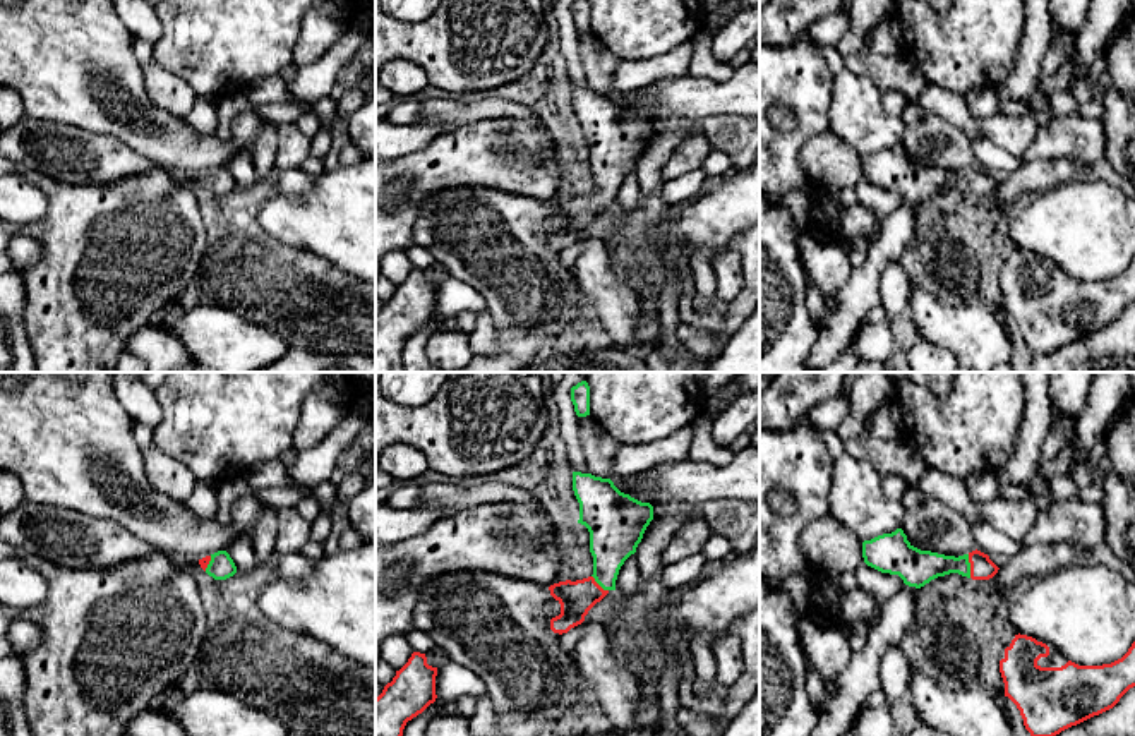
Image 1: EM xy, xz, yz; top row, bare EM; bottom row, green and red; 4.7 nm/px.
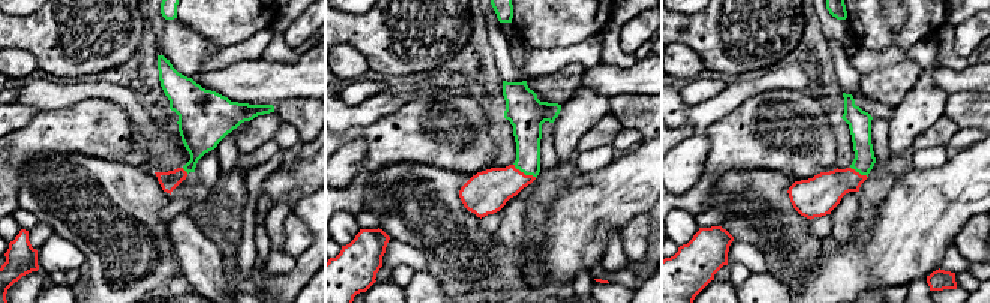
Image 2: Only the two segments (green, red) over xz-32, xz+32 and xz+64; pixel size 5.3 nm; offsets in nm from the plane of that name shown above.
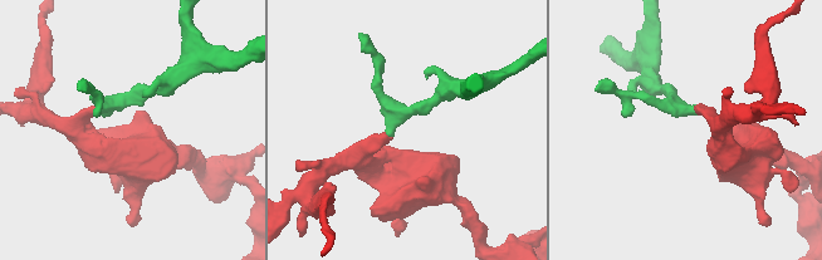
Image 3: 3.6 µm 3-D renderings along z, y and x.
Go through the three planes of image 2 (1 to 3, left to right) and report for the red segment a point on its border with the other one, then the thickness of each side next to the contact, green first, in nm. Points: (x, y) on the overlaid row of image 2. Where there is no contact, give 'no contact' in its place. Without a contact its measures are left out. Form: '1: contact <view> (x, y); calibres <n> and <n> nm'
1: contact xz-32 (185, 170); calibres 240 and 100 nm
2: contact xz+32 (524, 173); calibres 160 and 240 nm
3: contact xz+64 (860, 173); calibres 120 and 200 nm

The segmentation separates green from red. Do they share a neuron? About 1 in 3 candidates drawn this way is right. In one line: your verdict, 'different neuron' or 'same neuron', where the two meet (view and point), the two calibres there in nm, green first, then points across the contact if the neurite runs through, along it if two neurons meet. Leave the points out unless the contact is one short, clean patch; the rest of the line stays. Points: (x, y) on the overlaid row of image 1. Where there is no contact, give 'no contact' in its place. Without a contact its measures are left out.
same neuron; meets green in yz at (969, 567); 170 nm thick on the green side, 110 nm on the other; runs through yz (916, 568), (924, 565), (969, 567), (981, 567)

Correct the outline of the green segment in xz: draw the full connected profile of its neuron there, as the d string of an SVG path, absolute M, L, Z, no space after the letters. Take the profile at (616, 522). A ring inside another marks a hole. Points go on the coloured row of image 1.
M573 472L573 491L580 503L580 520L590 532L593 575L549 587L561 604L561 614L550 619L554 633L568 633L581 624L588 611L610 590L624 561L636 552L650 522L653 506L621 492L610 479Z

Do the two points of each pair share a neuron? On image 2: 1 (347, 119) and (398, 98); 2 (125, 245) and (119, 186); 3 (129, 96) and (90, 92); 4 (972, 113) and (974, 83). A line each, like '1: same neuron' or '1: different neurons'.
1: same neuron
2: same neuron
3: same neuron
4: different neurons

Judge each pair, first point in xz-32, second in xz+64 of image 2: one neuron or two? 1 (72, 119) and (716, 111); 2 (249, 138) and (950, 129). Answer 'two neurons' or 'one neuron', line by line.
1: two neurons
2: one neuron

